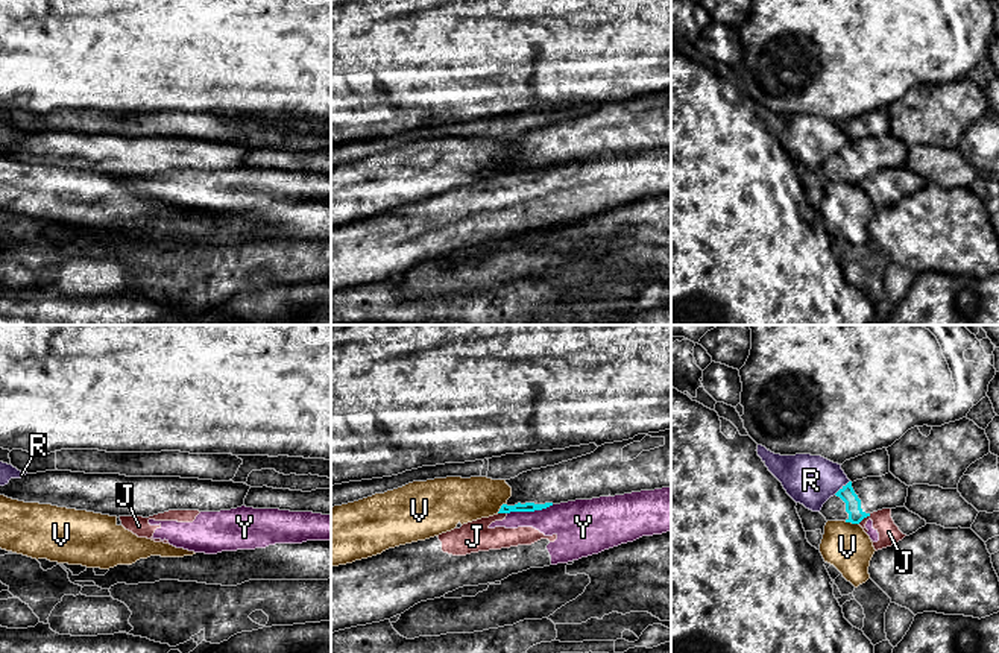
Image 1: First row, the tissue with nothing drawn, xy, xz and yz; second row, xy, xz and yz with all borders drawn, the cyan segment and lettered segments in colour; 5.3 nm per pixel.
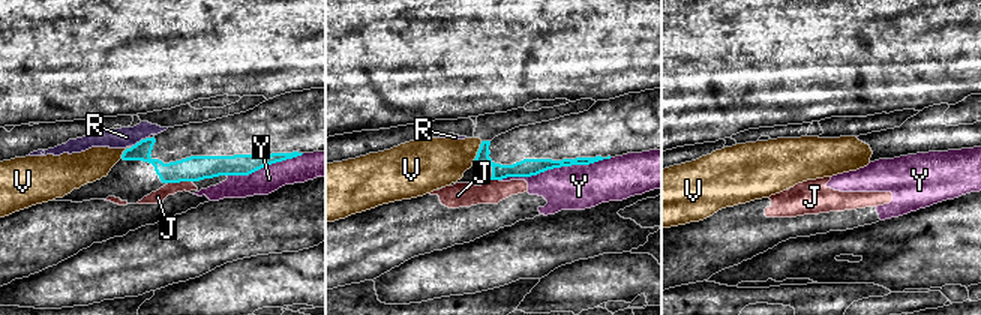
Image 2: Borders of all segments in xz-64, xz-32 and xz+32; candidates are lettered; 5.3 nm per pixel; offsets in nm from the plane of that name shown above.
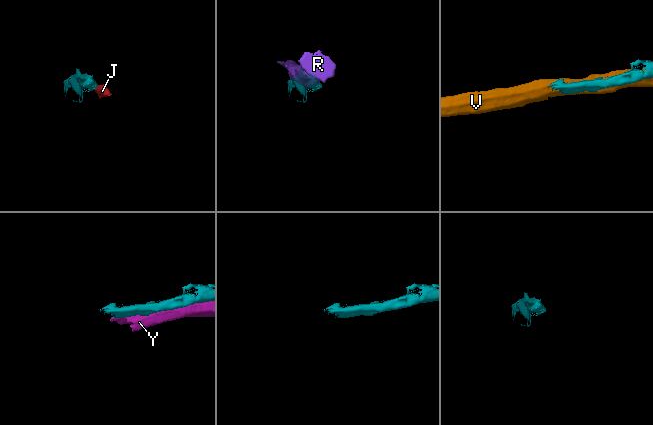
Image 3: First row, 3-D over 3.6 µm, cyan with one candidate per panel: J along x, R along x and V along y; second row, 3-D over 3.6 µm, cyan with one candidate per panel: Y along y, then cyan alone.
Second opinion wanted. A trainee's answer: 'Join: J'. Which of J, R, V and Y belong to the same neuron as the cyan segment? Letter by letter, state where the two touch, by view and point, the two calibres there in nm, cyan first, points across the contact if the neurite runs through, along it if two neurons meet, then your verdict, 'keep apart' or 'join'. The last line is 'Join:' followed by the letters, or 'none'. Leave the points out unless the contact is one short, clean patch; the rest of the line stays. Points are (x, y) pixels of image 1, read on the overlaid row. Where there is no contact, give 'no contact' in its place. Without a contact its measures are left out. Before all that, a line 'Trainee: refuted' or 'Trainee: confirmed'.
Trainee: refuted
J: yz (864, 517) | 80/110 nm | along yz (870, 514), (858, 523) | keep apart
R: yz (843, 486) | 80/280 nm | keep apart
V: yz (852, 523) | 80/240 nm | keep apart
Y: xz (530, 511) | 50/240 nm | keep apart
Join: none

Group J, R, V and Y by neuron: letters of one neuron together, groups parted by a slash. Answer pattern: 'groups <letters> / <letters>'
groups J Y / R / V

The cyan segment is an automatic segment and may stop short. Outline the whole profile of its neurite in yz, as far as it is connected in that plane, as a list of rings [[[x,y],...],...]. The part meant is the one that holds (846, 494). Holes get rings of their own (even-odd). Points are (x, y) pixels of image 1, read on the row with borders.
[[[891,472],[882,477],[867,477],[849,481],[821,507],[820,513],[826,521],[846,521],[859,524],[873,512],[882,509],[903,507],[908,487]]]

